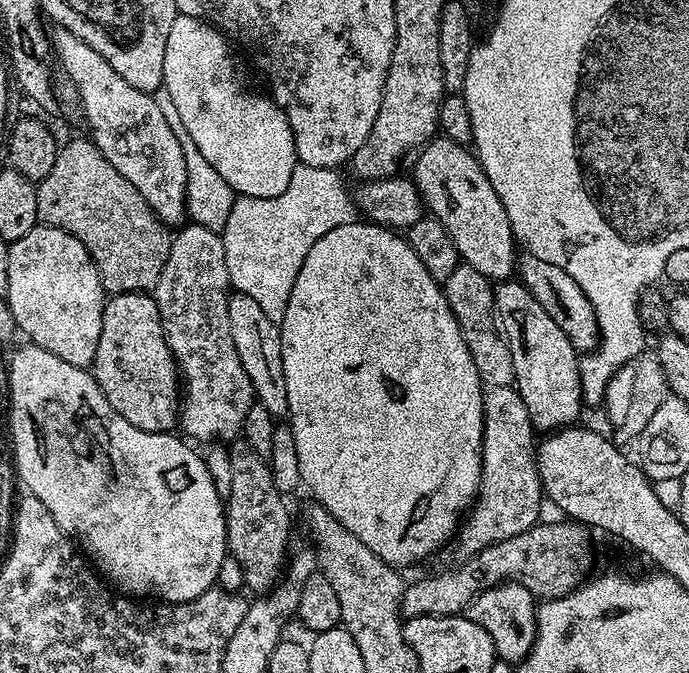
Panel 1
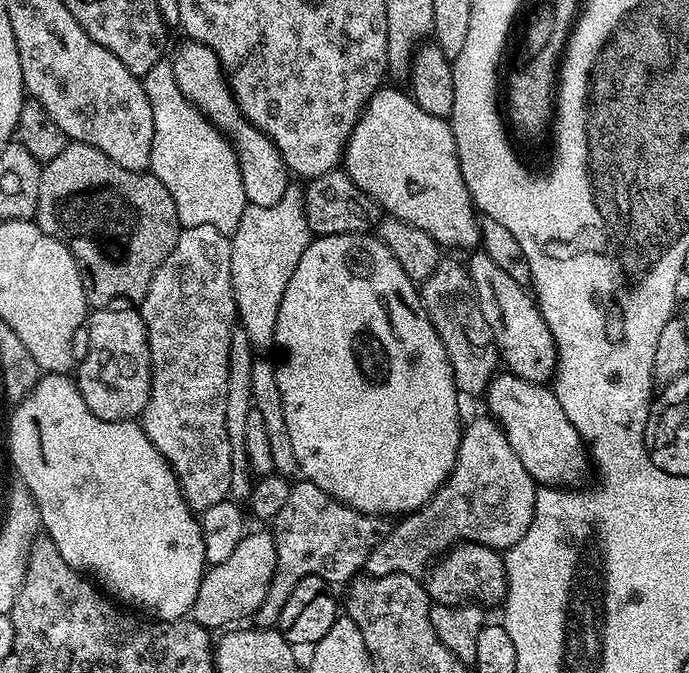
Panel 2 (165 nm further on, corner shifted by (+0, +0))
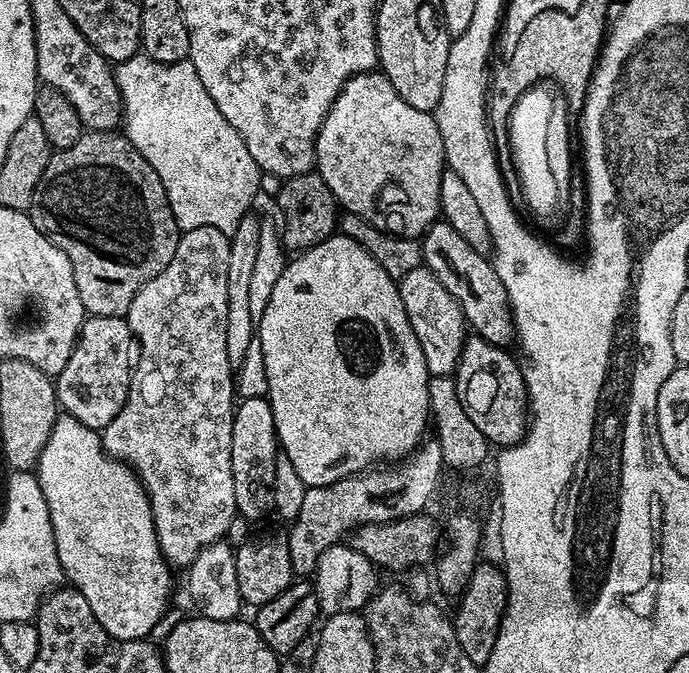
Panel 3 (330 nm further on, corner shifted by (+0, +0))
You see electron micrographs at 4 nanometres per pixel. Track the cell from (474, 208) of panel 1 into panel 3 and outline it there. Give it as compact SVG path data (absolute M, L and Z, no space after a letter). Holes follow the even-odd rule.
M379 70L358 74L340 88L316 139L314 168L344 212L358 214L384 232L420 238L440 216L440 187L446 161L436 117L430 112L414 110L414 106L397 94Z

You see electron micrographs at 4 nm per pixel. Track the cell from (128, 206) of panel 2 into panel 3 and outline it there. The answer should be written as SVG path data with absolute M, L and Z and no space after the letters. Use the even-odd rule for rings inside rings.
M88 130L78 142L74 142L74 146L53 151L34 190L30 215L40 233L54 242L66 258L70 258L78 298L82 298L82 306L88 316L127 317L130 302L138 290L170 266L170 258L174 258L174 250L178 250L182 235L174 218L174 210L170 210L162 178L158 178L154 166L138 154L128 137L116 130Z

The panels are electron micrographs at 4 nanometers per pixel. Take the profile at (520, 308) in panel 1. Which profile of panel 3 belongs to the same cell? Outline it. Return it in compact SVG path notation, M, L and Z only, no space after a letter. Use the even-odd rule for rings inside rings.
M437 222L424 233L422 237L422 247L424 250L423 267L429 268L434 274L434 278L438 278L438 282L442 282L442 286L446 286L446 290L450 290L450 294L462 306L464 311L464 319L467 327L471 329L475 335L480 336L486 342L508 346L511 340L517 339L516 322L512 318L512 305L508 302L506 294L506 286L502 286L502 278L498 278L495 263L489 257L478 254L478 250L473 250L458 233L454 231L454 226L443 222Z

